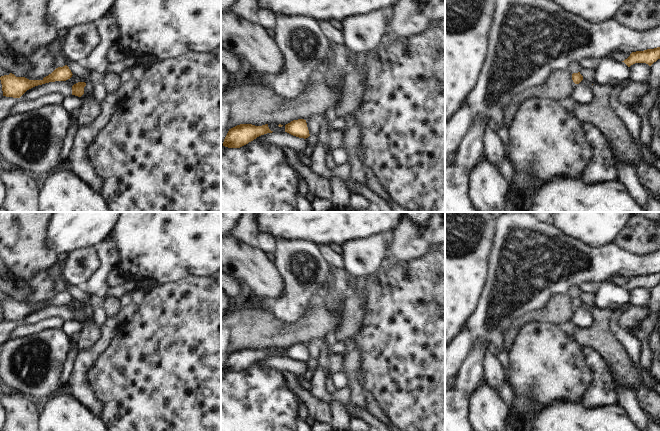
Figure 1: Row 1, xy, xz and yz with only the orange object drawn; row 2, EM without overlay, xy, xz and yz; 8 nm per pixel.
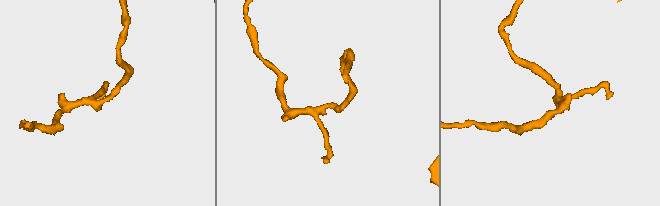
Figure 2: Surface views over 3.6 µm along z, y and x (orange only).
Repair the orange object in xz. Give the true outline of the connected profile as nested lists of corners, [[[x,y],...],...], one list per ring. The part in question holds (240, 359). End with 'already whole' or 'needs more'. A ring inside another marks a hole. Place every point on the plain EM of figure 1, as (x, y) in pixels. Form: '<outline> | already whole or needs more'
[[[240,348],[229,353],[224,363],[223,370],[228,372],[240,372],[257,361],[272,356],[273,355],[269,353],[268,348],[262,350]]] | already whole

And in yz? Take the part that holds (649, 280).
[[[660,271],[632,276],[630,280],[622,286],[624,286],[628,291],[635,287],[646,287],[651,290],[658,283],[660,283]]] | already whole

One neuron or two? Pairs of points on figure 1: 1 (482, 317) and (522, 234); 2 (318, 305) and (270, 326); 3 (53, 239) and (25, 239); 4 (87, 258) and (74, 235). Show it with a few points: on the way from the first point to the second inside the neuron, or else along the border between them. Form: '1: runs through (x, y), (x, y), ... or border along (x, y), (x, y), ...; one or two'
1: runs through (502, 296), (520, 274), (520, 257), (522, 255); one
2: runs through (309, 318), (298, 329), (283, 329); one
3: border along (47, 222), (45, 243), (56, 253); two
4: border along (94, 245), (74, 248), (67, 253); two

